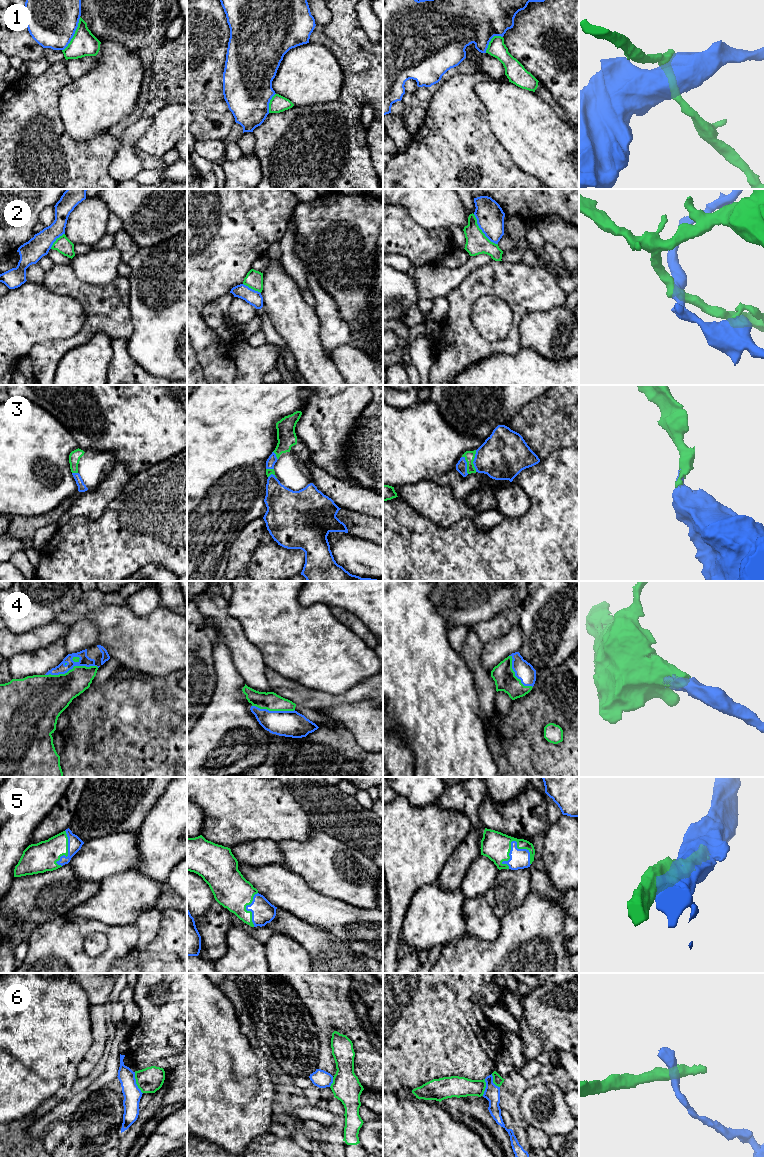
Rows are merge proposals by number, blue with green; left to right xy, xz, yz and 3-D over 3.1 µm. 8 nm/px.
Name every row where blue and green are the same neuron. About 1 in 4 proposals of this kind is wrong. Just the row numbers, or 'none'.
3, 4, 5

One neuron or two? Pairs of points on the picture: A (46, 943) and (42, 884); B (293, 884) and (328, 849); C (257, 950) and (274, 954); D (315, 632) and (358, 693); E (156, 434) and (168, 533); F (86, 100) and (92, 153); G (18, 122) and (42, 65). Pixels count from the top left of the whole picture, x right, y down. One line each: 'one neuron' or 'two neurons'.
A: two neurons
B: two neurons
C: two neurons
D: two neurons
E: two neurons
F: two neurons
G: two neurons

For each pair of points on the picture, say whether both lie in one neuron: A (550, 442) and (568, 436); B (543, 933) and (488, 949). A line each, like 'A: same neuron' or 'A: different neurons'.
A: same neuron
B: same neuron

